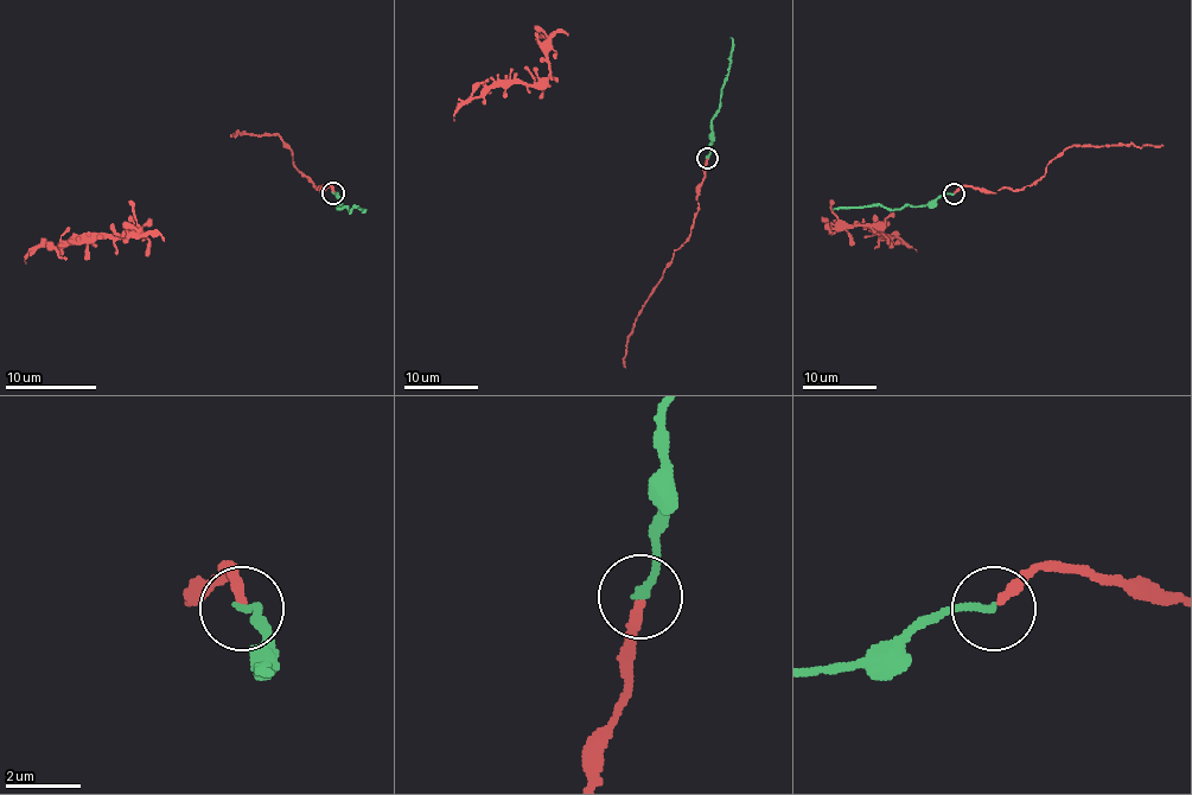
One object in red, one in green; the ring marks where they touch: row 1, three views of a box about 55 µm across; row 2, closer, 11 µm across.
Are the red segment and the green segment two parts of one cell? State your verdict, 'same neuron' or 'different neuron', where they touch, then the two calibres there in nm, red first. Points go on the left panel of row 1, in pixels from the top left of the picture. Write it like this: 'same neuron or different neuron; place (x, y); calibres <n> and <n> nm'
same neuron; place (333, 194); calibres 280 and 200 nm

